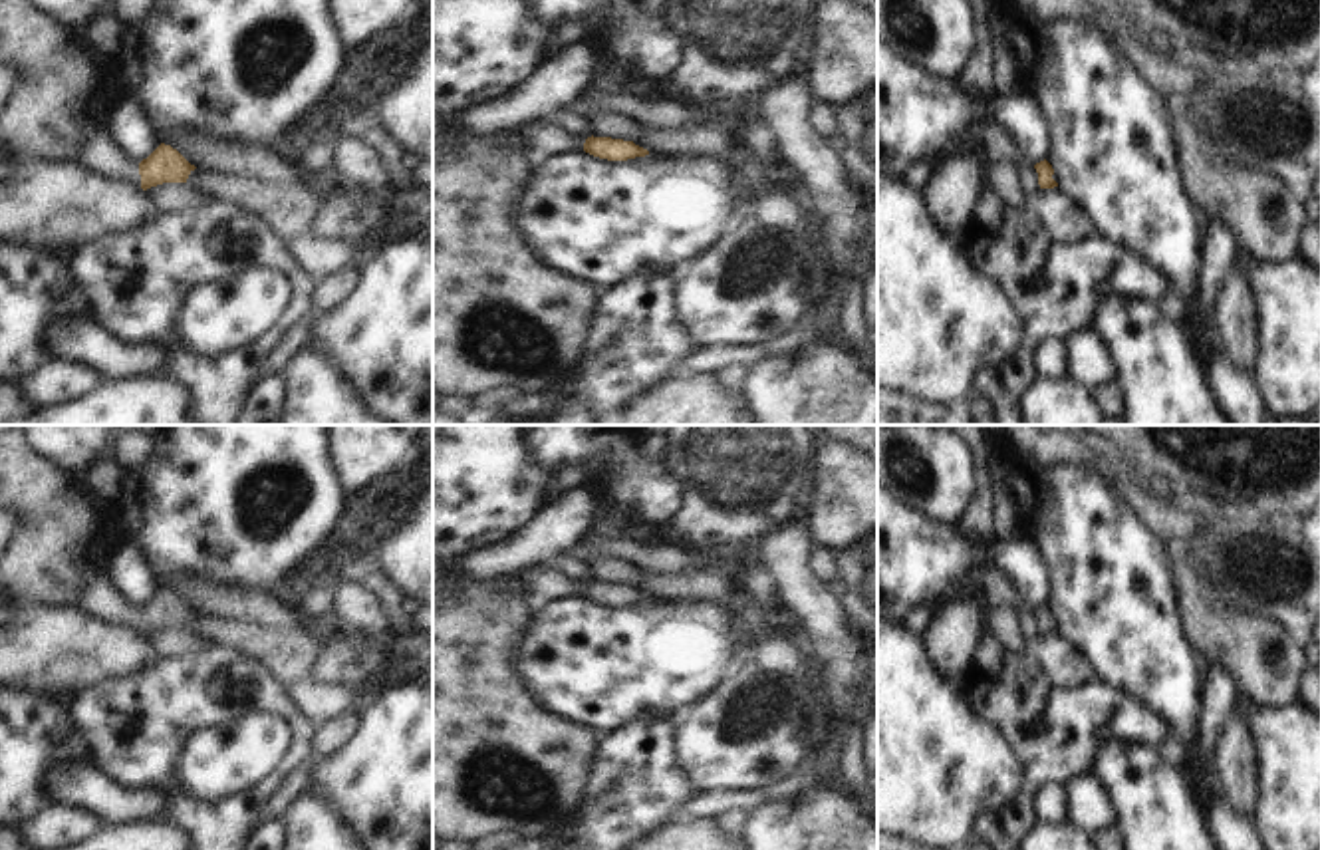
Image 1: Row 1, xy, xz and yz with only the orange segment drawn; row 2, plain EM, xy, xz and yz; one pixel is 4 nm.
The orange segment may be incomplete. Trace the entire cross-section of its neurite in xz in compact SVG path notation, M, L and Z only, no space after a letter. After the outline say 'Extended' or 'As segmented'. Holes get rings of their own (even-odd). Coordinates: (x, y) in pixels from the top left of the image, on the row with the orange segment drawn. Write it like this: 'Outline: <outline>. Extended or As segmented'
Outline: M534 119L522 123L518 129L522 147L534 157L556 157L560 153L590 153L607 161L627 161L649 155L647 149L633 141L611 139L611 137L572 137L556 123Z. Extended.

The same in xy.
Outline: M105 129L93 131L81 145L75 163L97 177L125 181L139 191L163 183L187 183L197 169L177 149L161 143L147 159L123 155Z. Extended.

